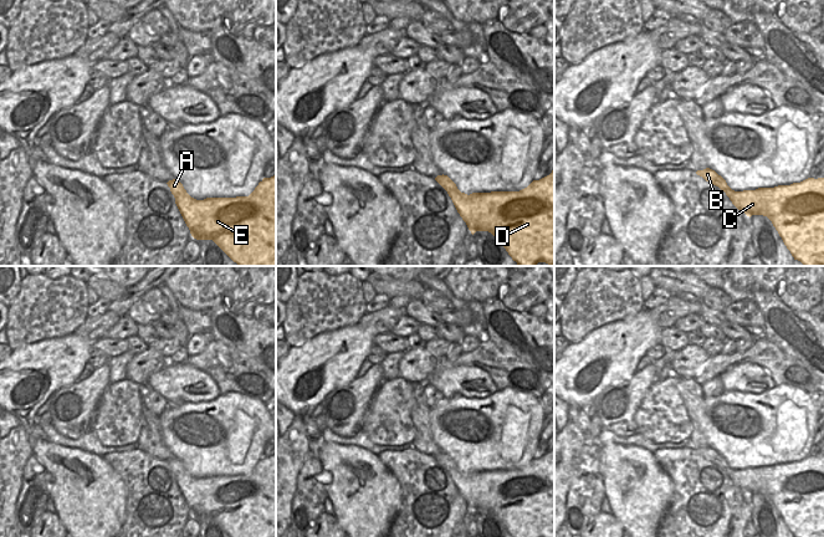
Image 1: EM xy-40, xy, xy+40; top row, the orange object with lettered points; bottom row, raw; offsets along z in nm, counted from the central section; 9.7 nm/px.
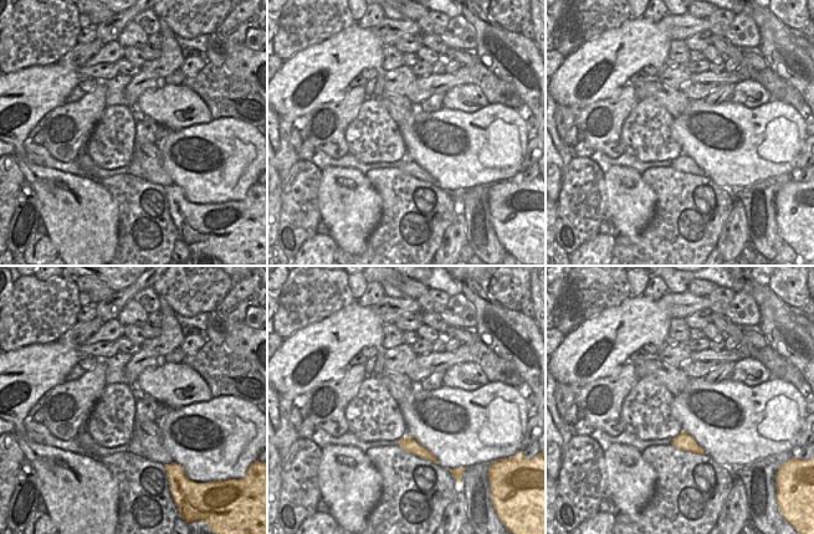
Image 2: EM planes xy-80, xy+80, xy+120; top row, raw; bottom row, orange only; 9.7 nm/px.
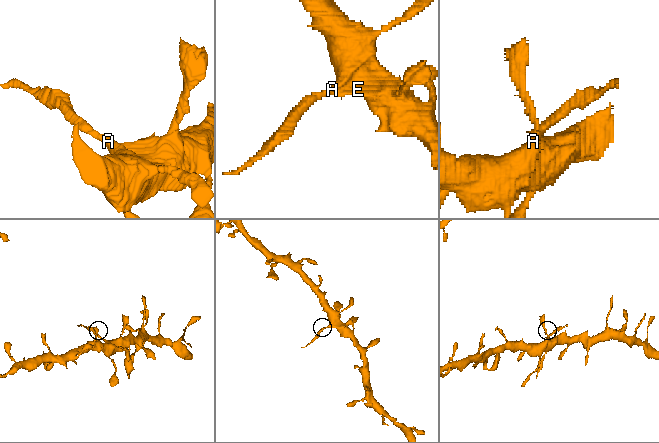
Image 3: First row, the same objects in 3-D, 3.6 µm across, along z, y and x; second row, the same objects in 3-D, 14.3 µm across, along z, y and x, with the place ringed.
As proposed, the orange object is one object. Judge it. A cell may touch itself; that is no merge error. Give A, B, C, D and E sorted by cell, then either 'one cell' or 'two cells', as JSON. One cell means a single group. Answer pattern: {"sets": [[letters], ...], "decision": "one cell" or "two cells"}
{"sets": [["A", "C", "D", "E"], ["B"]], "decision": "two cells"}

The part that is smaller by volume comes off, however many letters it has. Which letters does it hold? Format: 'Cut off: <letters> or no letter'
Cut off: B

